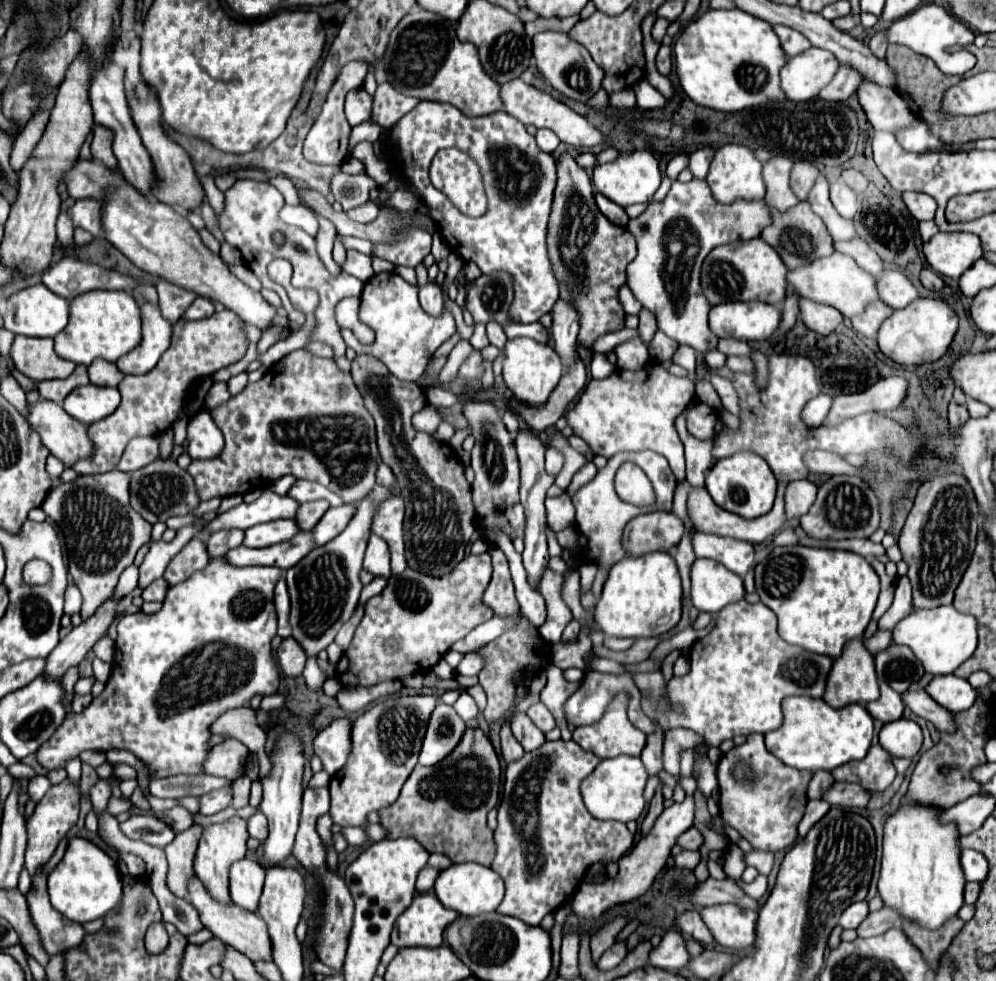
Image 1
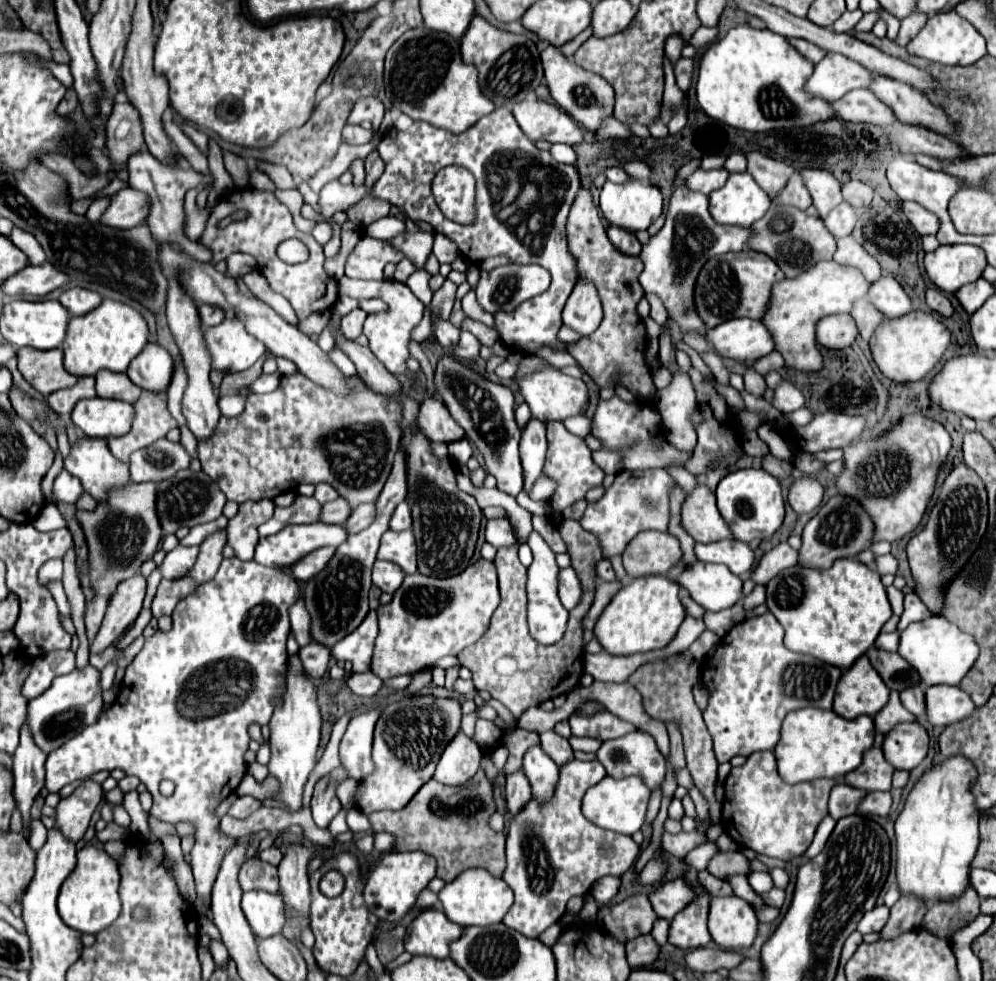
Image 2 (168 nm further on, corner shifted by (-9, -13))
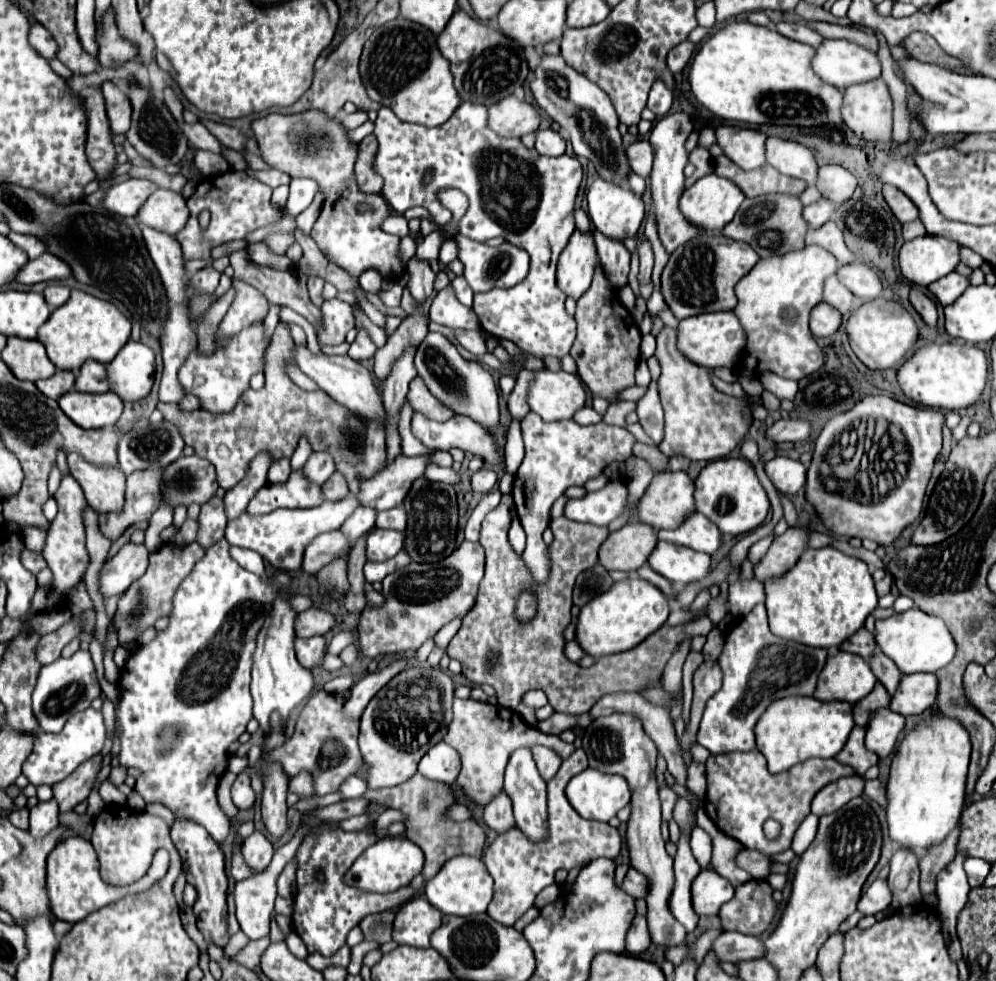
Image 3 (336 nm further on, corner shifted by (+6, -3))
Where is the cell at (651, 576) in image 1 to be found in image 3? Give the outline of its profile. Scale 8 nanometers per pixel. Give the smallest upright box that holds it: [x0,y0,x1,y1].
[576,577,670,657]

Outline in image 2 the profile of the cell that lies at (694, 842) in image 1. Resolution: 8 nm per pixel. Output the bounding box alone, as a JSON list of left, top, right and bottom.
[707,851,749,879]

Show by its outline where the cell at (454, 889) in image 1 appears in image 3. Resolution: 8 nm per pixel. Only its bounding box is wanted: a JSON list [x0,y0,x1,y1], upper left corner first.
[424,855,492,915]

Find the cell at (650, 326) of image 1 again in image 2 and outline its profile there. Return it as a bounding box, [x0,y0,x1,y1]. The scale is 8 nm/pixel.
[647,295,667,325]

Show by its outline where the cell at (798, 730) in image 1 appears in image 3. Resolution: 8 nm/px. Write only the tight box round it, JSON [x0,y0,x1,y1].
[754,697,854,773]

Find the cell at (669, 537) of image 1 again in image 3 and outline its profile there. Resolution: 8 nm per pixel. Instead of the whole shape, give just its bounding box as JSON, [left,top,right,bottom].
[598,523,658,571]

